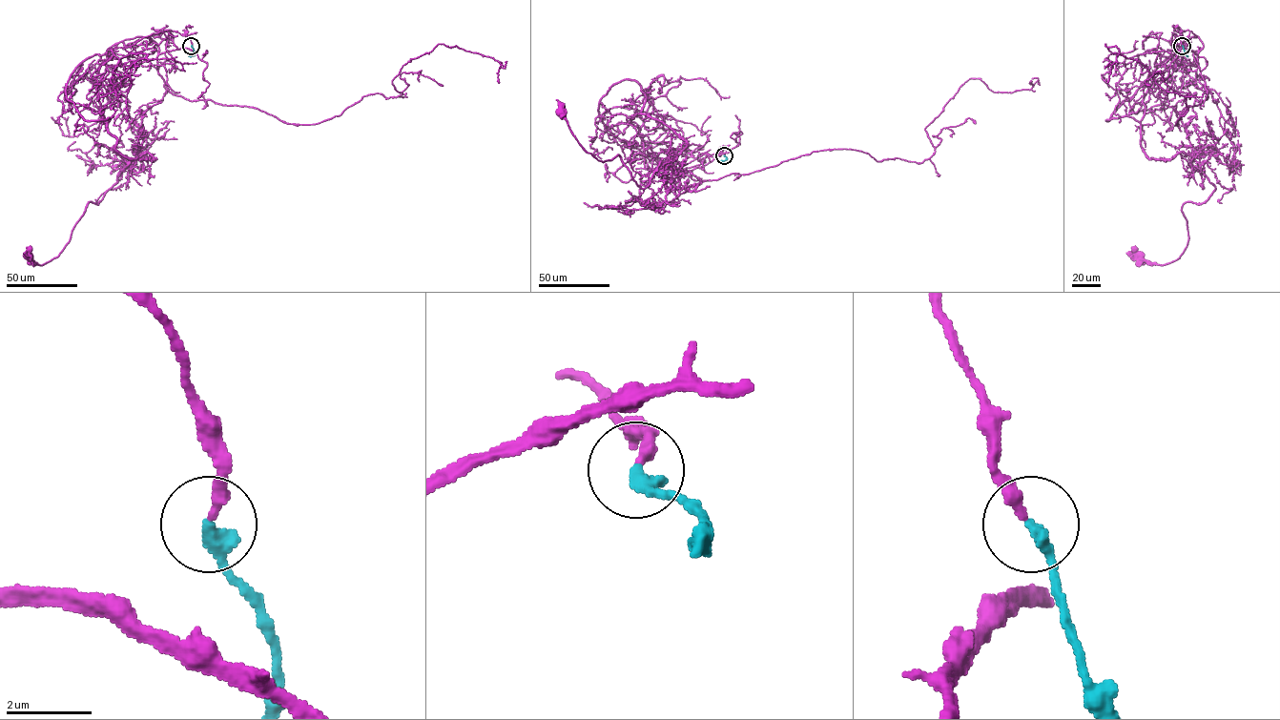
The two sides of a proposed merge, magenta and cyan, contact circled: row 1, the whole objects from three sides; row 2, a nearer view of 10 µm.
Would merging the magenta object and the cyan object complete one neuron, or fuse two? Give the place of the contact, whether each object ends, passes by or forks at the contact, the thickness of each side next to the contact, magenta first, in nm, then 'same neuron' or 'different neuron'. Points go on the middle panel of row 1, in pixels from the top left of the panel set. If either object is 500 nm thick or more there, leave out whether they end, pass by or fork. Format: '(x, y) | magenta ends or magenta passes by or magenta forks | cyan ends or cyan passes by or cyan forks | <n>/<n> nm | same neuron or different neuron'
(724, 155) | magenta ends | cyan ends | 280/360 nm | same neuron

